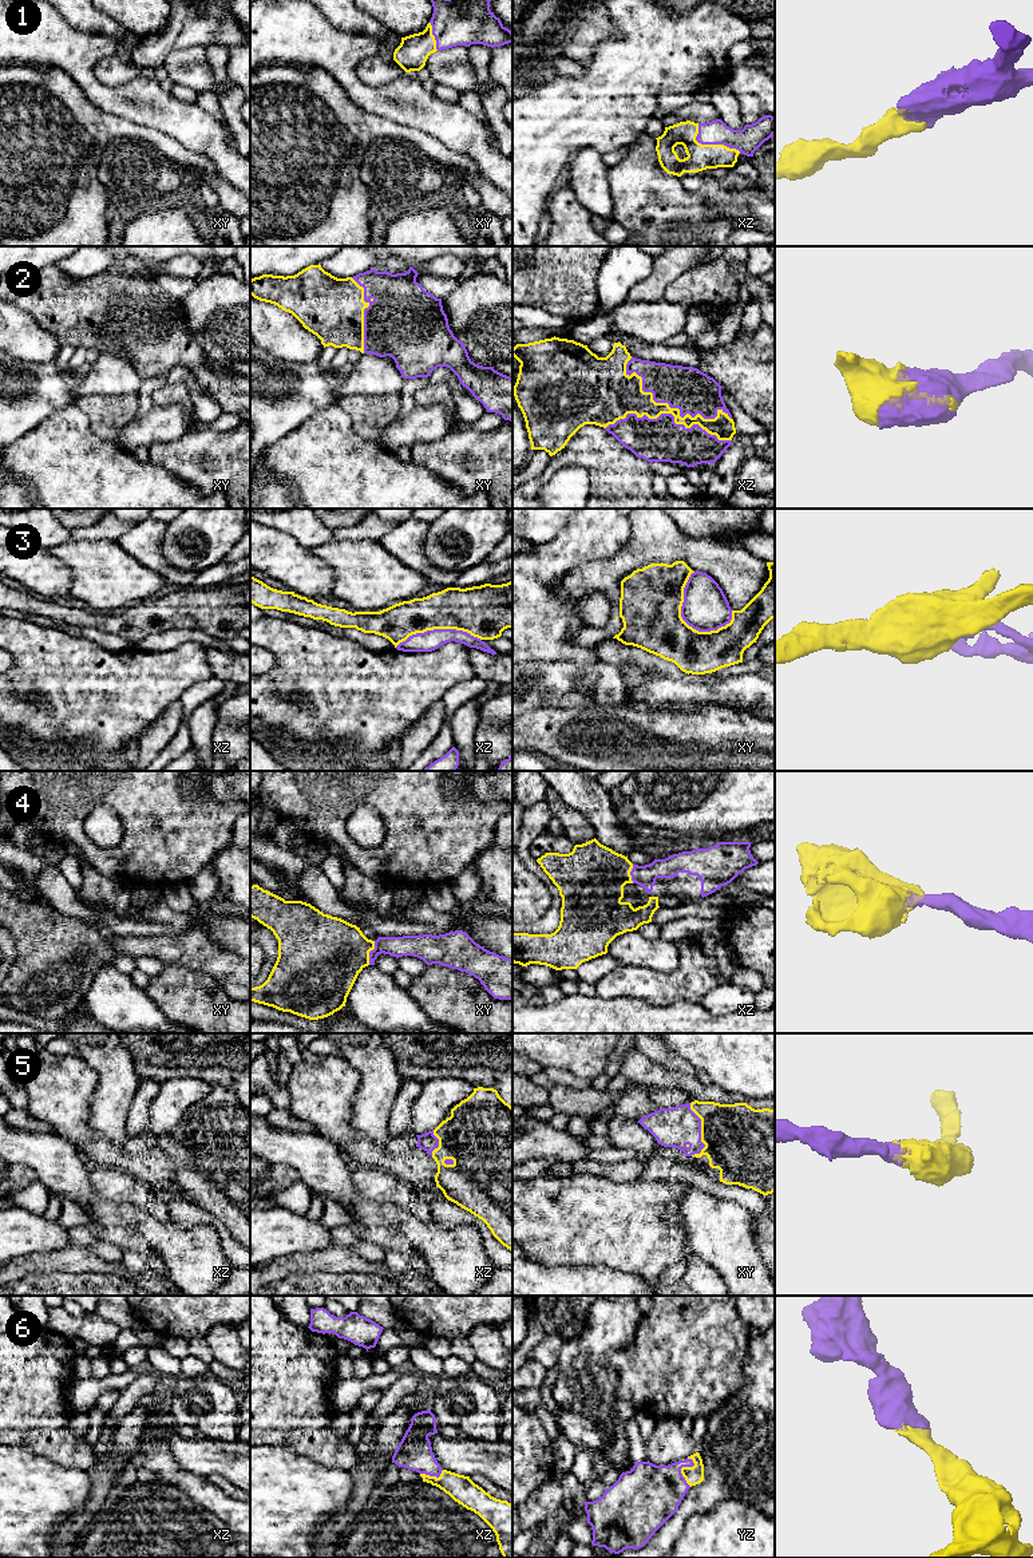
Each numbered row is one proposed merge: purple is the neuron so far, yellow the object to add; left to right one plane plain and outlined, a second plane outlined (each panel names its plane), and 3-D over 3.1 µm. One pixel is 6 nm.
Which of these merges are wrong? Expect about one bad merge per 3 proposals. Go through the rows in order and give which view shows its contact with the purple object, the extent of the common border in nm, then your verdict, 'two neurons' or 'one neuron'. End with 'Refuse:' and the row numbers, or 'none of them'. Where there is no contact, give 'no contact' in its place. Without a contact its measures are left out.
1: meets purple in xz; contact 300 nm long; one neuron
2: meets purple in xz; contact 700 nm long; one neuron
3: meets purple in xy; contact 380 nm long; two neurons
4: meets purple in xy; contact 150 nm long; one neuron
5: meets purple in xy; contact 320 nm long; one neuron
6: meets purple in yz; contact 180 nm long; one neuron
Refuse: 3

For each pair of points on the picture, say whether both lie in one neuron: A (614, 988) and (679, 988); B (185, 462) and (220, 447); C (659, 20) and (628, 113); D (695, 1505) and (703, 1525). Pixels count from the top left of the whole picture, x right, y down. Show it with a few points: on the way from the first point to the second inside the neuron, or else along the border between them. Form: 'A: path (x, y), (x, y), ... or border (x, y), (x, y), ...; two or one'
A: path (630, 987), (663, 987); one
B: path (193, 458), (202, 453), (212, 453); one
C: path (654, 43), (654, 48), (628, 75), (628, 90); one
D: border (727, 1501), (692, 1514), (677, 1537); two

